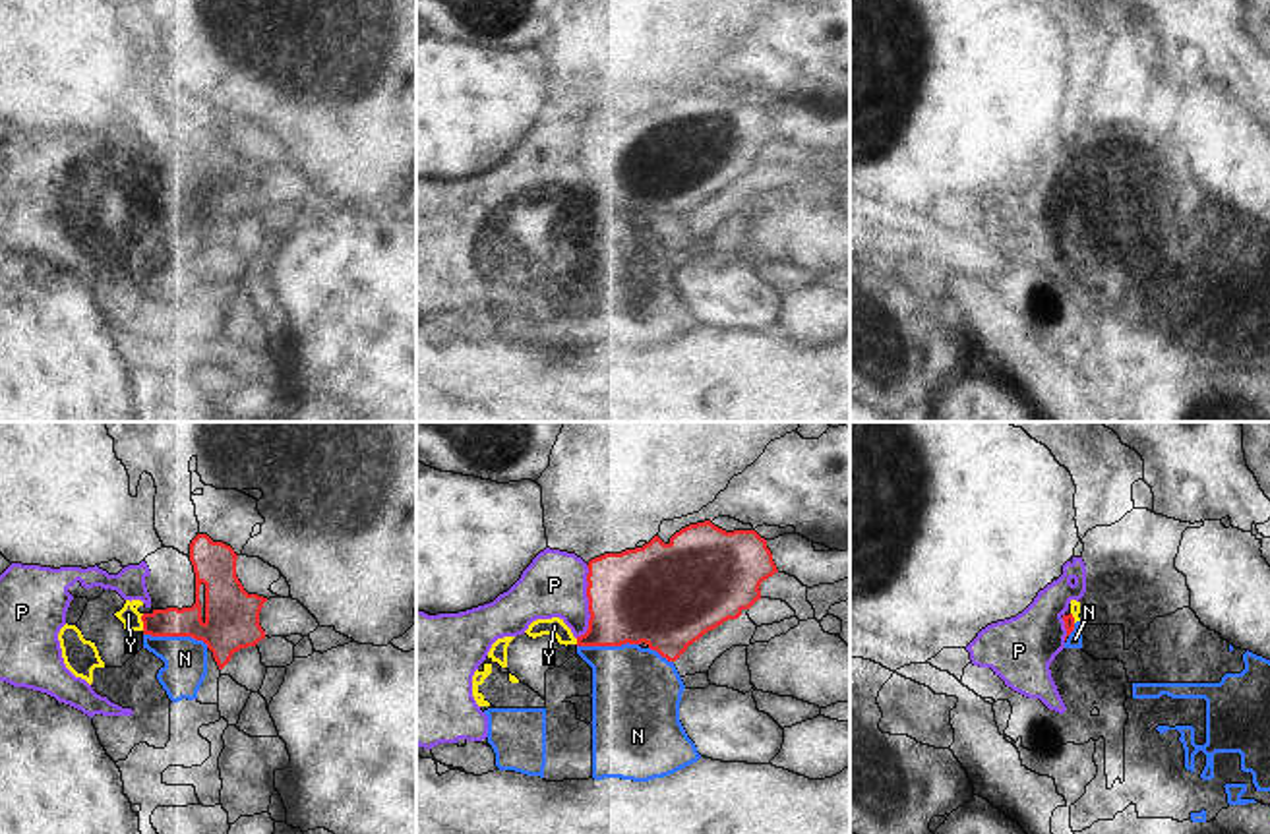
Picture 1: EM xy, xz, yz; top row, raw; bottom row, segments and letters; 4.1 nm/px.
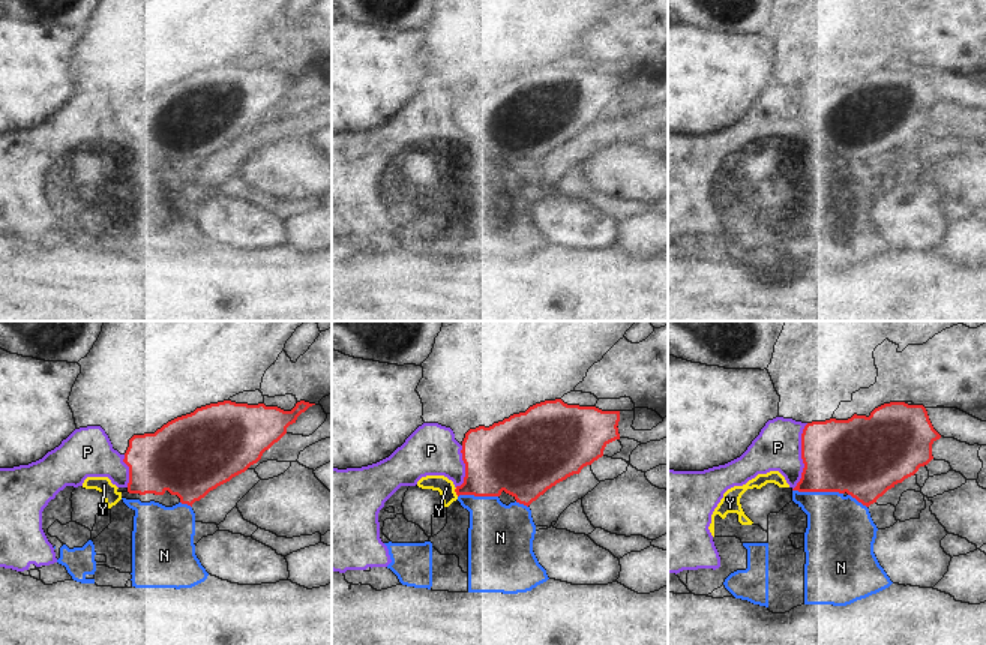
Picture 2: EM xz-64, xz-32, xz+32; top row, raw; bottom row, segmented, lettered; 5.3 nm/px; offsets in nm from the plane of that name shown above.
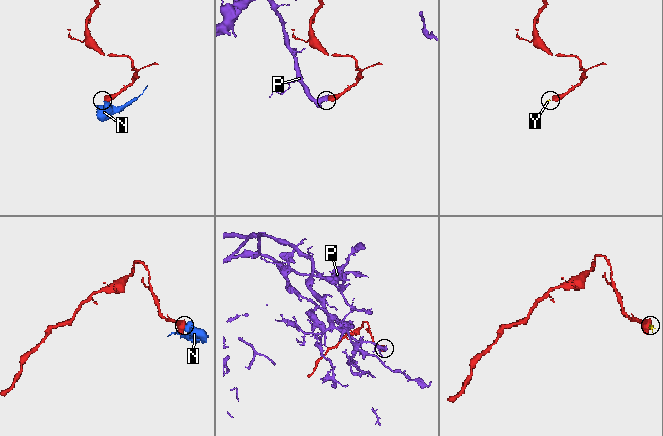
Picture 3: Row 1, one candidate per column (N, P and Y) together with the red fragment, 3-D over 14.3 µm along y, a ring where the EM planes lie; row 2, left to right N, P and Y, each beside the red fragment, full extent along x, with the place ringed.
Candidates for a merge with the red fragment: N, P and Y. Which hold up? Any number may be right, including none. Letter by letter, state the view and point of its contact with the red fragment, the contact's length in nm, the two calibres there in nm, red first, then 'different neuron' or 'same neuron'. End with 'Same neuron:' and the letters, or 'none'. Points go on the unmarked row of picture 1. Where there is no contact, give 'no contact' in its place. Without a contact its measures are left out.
N: meets red in xy at (177, 202); contact 280 nm long; 220 nm thick on the red side, 180 nm on the other; different neuron
P: meets red in xz at (589, 171); contact 300 nm long; 400 nm thick on the red side, 280 nm on the other; different neuron
Y: meets red in xy at (142, 186); contact 70 nm long; 120 nm thick on the red side, 80 nm on the other; different neuron
Same neuron: none

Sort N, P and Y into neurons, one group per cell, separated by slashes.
N P Y

